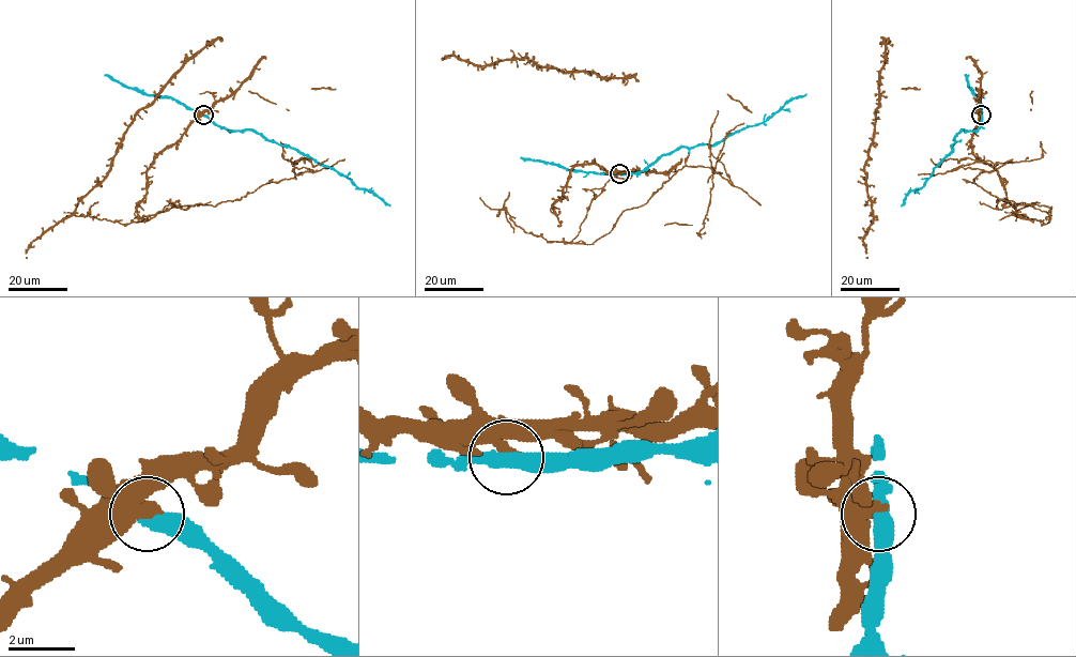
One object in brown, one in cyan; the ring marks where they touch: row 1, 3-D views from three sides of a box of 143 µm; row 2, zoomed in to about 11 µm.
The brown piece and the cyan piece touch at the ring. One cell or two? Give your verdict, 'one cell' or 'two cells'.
two cells

